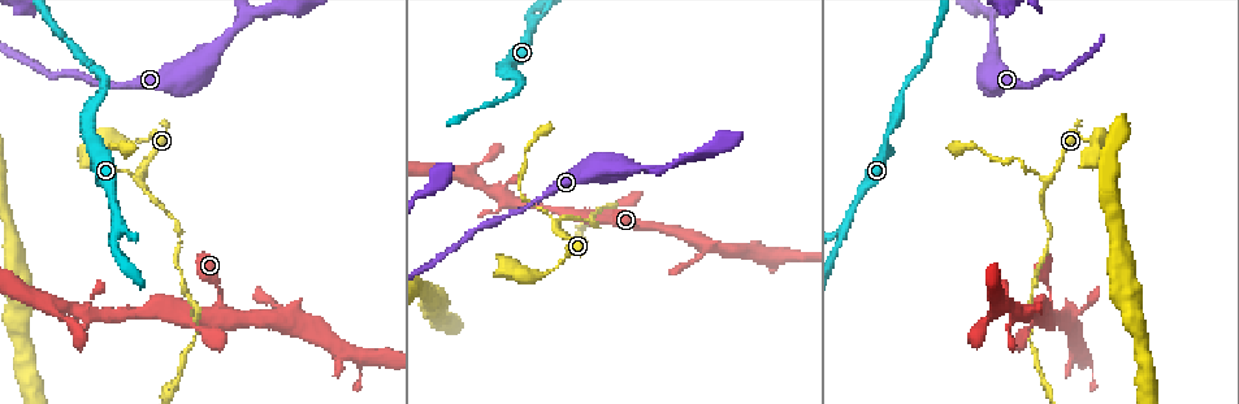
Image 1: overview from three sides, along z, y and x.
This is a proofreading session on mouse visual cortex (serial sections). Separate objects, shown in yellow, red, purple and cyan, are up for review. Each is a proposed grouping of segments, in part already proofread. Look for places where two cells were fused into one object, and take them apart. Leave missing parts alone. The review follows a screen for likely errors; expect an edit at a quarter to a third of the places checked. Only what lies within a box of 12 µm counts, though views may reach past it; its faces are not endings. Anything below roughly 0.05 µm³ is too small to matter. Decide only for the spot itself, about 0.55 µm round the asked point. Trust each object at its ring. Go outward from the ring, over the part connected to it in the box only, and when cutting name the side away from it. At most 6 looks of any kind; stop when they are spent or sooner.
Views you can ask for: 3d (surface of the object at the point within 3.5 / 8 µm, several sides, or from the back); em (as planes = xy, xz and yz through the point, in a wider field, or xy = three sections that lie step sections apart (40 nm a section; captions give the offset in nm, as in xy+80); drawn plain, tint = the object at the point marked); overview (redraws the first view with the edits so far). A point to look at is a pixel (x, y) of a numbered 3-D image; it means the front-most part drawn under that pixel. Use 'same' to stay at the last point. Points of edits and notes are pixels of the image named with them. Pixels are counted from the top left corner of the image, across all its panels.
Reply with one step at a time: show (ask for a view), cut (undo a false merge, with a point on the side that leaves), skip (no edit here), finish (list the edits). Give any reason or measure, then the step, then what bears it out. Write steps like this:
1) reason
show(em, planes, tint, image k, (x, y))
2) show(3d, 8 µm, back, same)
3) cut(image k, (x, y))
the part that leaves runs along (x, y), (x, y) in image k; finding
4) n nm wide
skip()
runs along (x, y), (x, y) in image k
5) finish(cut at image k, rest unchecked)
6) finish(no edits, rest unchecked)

two arms in line, one across
show(3d, 3.5 µm, image 1, (533, 17))

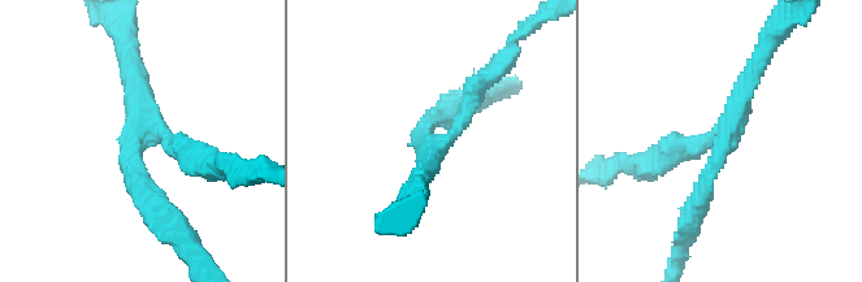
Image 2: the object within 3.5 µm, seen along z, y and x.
3 arms; arms of 200, 200, 200 nm
show(em, xy, step 2, tint, image 2, (433, 143))

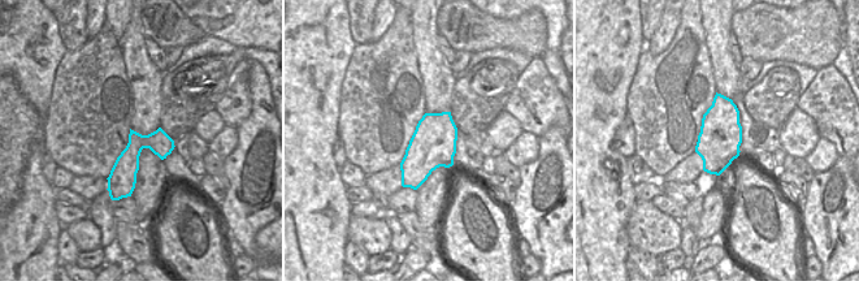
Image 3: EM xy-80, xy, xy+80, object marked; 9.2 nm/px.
skip()
runs along (766, 50), (698, 198) in image 2; all the same cell

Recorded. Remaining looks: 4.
show(3d, 3.5 µm, image 1, (659, 167))

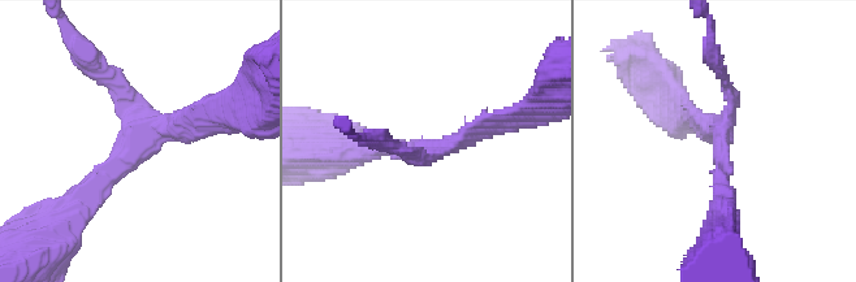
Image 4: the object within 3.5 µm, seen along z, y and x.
show(em, xy, step 5, tint, image 4, (722, 145))

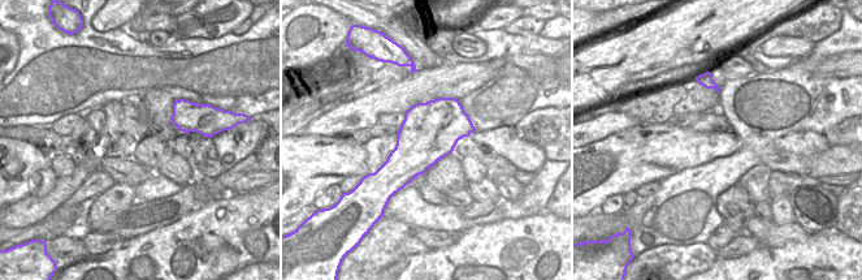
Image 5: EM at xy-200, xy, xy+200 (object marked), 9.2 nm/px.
skip()
runs along (73, 211), (158, 128), (214, 120) in image 4; continuous, no second cell

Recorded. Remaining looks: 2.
finish(no edits, rest unchecked)

